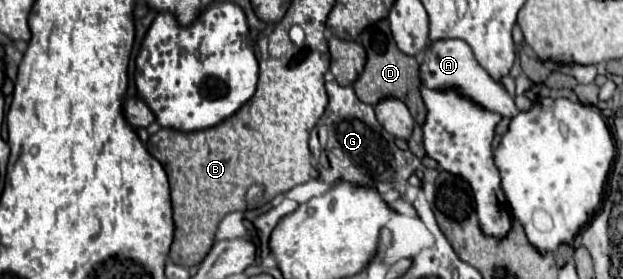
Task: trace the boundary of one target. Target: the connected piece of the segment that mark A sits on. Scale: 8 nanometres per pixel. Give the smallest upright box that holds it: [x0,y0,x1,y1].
[419,38,519,118]

